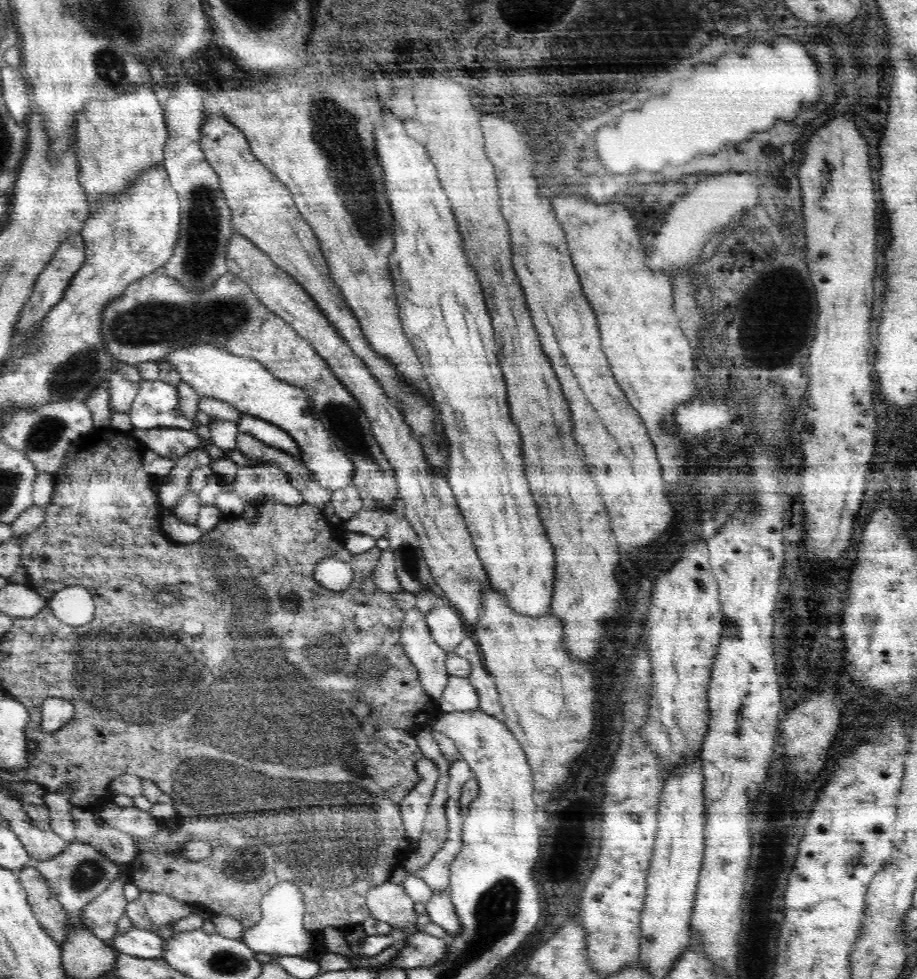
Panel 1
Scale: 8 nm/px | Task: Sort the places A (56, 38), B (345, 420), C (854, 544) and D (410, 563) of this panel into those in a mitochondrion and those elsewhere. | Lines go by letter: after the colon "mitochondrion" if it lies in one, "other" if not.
A: other
B: mitochondrion
C: other
D: mitochondrion

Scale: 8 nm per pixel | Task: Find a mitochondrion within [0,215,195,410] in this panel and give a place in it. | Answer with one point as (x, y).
(76, 373)

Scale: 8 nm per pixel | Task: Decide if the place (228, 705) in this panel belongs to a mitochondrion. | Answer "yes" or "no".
yes

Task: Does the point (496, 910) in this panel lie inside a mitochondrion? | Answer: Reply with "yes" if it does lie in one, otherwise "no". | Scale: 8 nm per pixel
yes

